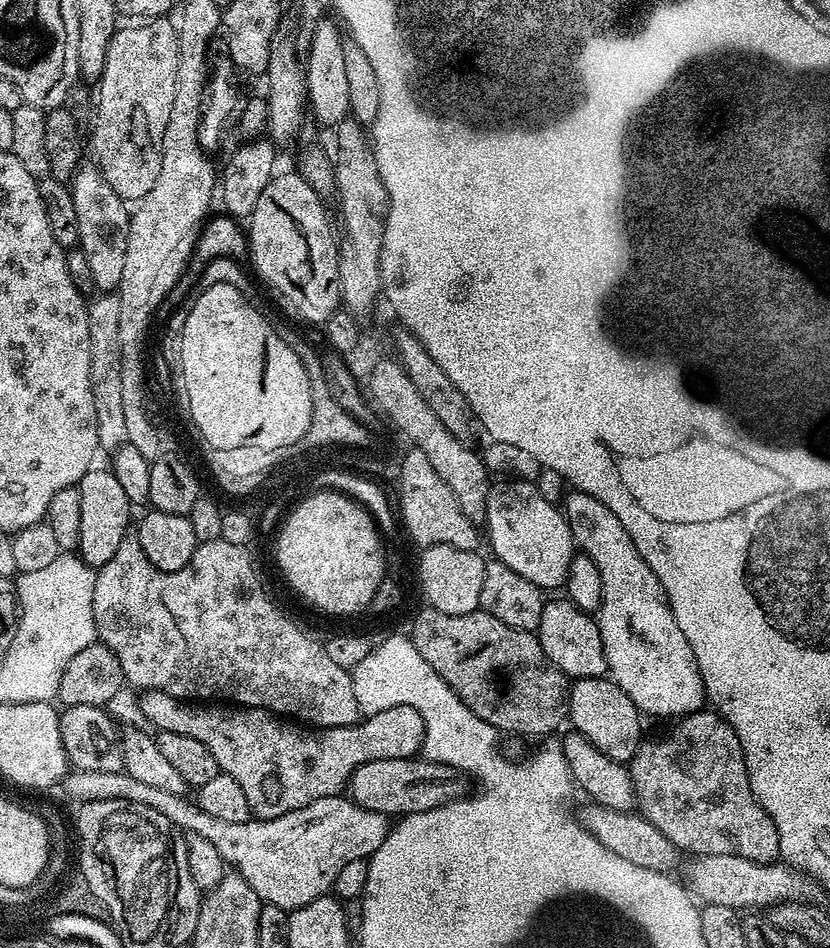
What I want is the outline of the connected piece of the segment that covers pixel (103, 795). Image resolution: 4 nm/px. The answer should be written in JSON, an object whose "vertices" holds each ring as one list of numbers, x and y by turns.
{"vertices":[[72,770,64,777,62,788,68,791,68,796,75,802,90,800,129,800,158,810,158,814,166,814,170,822,181,833,207,838,214,845,214,850,224,859,225,865,234,870,235,875,242,877,258,894,264,904,273,904,285,910,301,908,314,898,327,896,333,891,342,866,347,866,355,860,368,860,382,846,389,834,389,817,378,814,374,810,366,810,358,806,347,795,337,794,318,798,298,810,290,810,278,818,258,820,250,818,246,822,227,824,222,818,210,818,210,814,201,812,199,806,191,799,184,799,174,792,158,790,158,786,146,786,146,782,138,782,138,778,130,778,126,771,103,772,102,770]]}

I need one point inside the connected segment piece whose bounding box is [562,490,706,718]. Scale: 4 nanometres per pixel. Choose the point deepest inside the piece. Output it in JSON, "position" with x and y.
{"position":[648,656]}

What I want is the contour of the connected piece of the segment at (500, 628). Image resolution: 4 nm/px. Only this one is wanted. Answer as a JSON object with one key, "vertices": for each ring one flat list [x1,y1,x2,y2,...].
{"vertices":[[421,608,410,631,418,654,430,662,446,686,450,686,456,697,474,715,482,718,482,722,495,728,497,733,513,732,516,736,548,736,560,723,565,723,570,680,550,662,550,658,546,658,536,632,514,630,483,610,470,614,442,614,437,608]]}

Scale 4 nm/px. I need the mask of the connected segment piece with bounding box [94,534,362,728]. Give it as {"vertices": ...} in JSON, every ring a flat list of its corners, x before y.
{"vertices":[[135,535,125,536,114,558,96,572,97,637,114,650,125,681,136,690,162,690,189,702,227,702,232,706,264,708,277,717,321,728,346,728,357,723,362,713,354,698,349,669,330,662,323,643,311,640,268,597,248,552,247,547,222,539,201,540,182,570,163,572,146,558]]}

